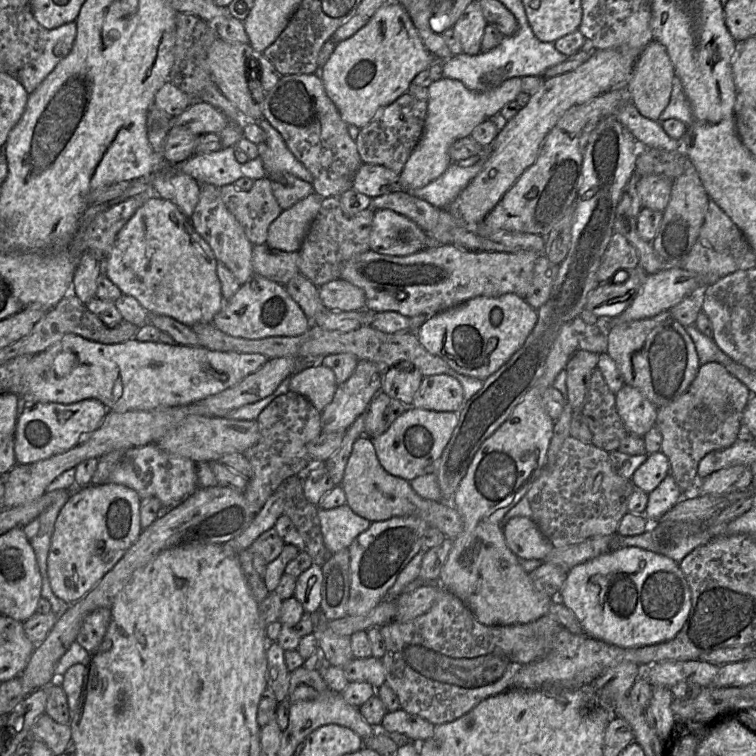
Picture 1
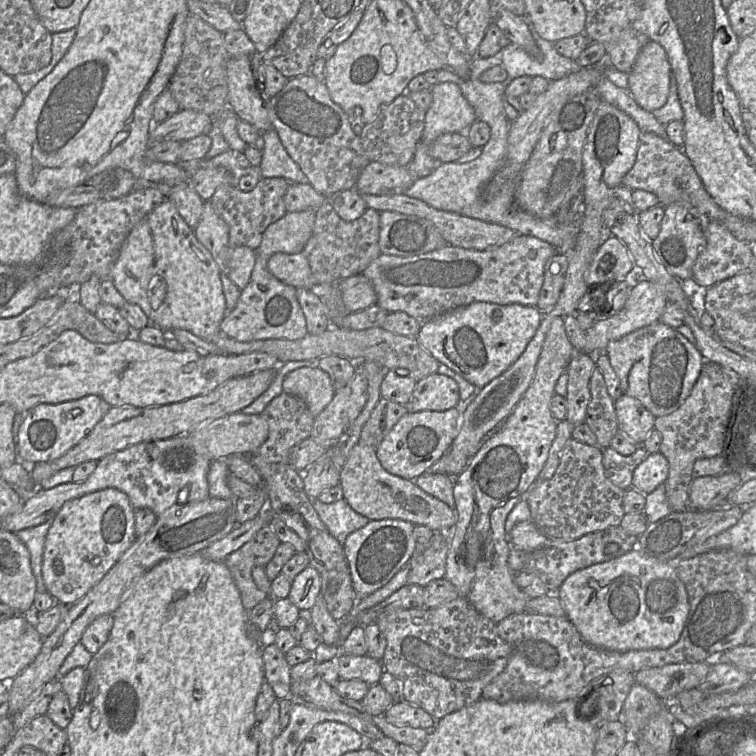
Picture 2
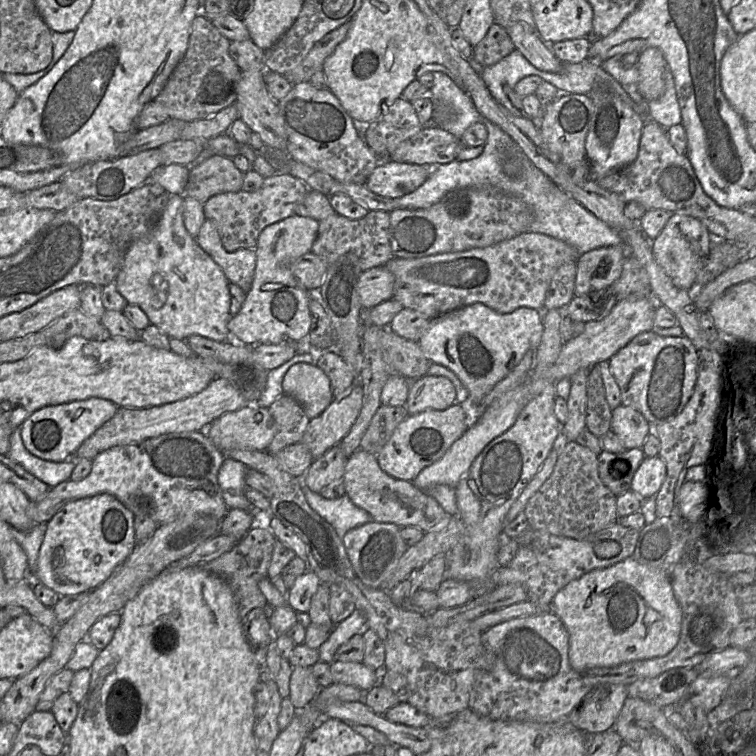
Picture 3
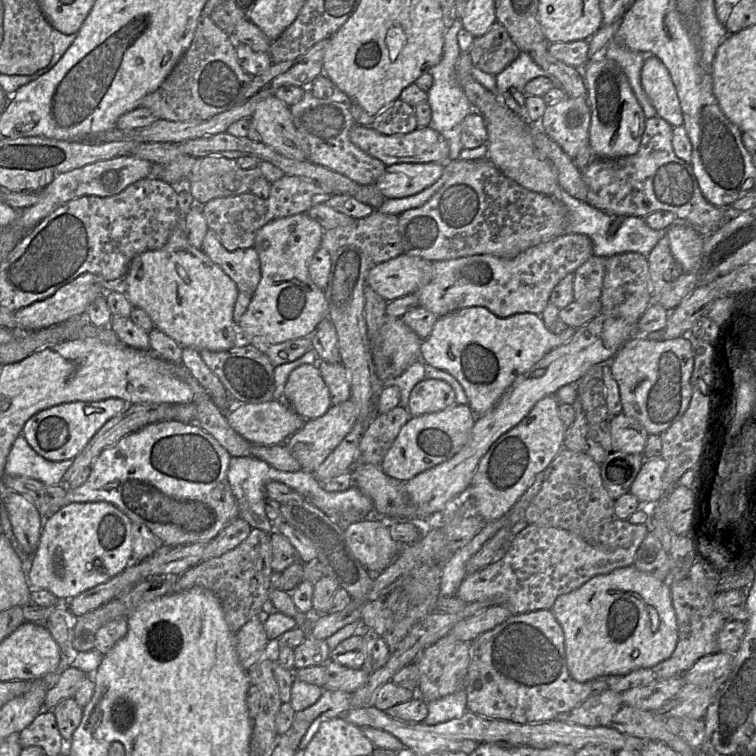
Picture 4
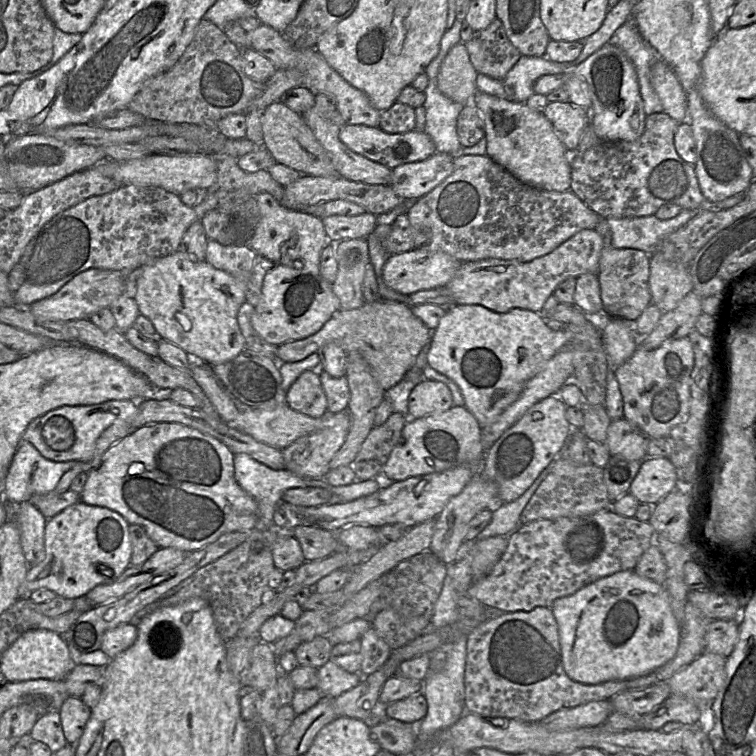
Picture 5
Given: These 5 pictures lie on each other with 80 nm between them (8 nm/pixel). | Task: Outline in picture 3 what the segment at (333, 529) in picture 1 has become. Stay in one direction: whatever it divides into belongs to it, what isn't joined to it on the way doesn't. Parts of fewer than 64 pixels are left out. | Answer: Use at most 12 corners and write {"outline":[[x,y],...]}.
{"outline":[[301,487],[309,505],[340,538],[373,520],[347,495],[326,499]]}

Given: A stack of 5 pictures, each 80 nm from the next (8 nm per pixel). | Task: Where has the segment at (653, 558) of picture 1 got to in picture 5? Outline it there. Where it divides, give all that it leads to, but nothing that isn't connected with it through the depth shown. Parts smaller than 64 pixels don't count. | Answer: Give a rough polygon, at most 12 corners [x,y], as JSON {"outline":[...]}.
{"outline":[[634,570],[551,607],[564,670],[646,675],[680,641],[664,585]]}

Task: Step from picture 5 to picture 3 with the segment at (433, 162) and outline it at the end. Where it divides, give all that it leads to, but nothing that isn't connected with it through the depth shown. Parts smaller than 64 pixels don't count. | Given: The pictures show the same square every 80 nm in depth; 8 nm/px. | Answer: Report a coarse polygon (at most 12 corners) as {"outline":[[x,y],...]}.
{"outline":[[381,161],[365,182],[373,193],[400,198],[434,167]]}

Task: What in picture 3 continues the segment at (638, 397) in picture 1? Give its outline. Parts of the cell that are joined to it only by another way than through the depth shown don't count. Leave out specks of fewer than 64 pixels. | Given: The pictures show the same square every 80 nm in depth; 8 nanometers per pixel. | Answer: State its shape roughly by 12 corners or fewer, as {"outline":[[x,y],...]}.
{"outline":[[621,403],[611,431],[626,449],[642,448],[652,426]]}

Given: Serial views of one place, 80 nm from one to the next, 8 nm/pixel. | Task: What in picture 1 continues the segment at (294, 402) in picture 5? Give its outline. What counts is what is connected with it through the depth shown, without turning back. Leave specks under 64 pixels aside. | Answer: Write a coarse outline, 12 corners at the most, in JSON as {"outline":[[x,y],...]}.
{"outline":[[320,365],[295,374],[289,390],[322,413],[337,387],[333,370]]}

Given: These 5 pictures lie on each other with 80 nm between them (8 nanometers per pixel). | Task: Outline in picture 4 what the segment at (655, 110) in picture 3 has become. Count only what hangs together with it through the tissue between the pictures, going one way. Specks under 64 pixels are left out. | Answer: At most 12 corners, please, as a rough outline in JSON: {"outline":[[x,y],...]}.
{"outline":[[648,54],[641,83],[657,116],[683,125],[668,68]]}

